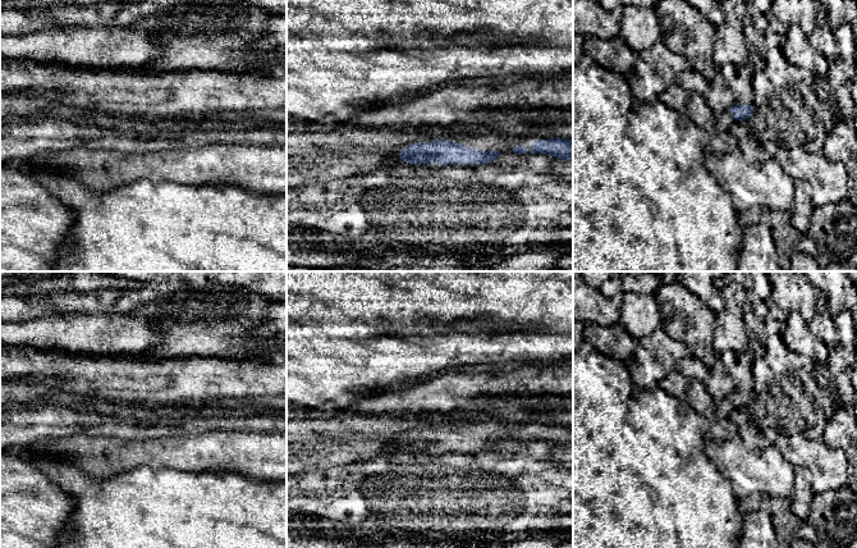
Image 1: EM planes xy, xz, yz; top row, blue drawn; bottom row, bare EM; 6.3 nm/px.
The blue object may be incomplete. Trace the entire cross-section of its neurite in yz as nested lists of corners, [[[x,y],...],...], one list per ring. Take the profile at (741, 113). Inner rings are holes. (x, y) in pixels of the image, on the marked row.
[[[735,104],[729,110],[724,111],[716,124],[718,129],[728,131],[730,124],[734,120],[744,122],[746,119],[753,115],[753,106],[752,105],[739,105]]]

